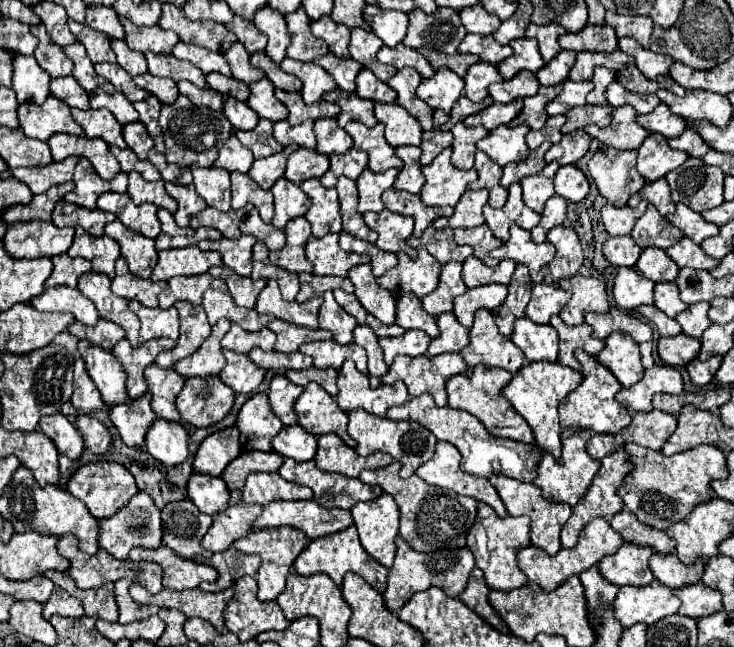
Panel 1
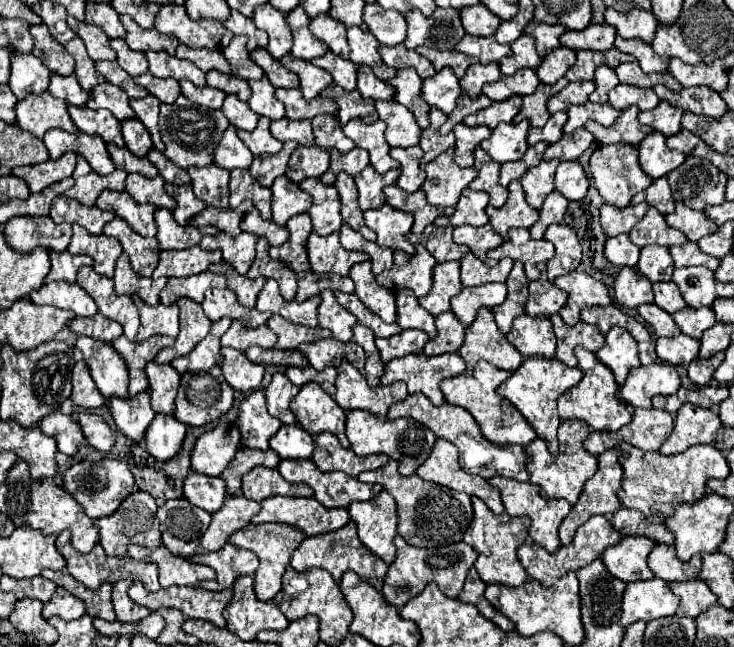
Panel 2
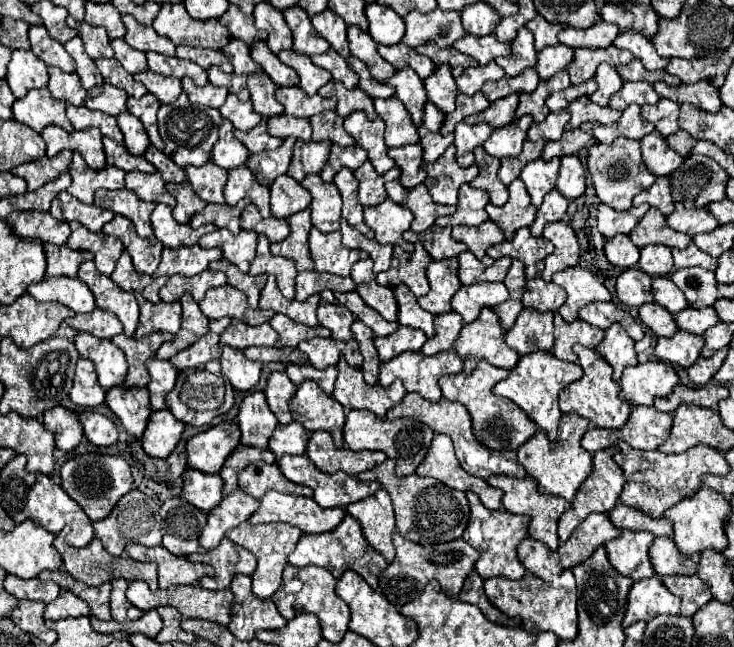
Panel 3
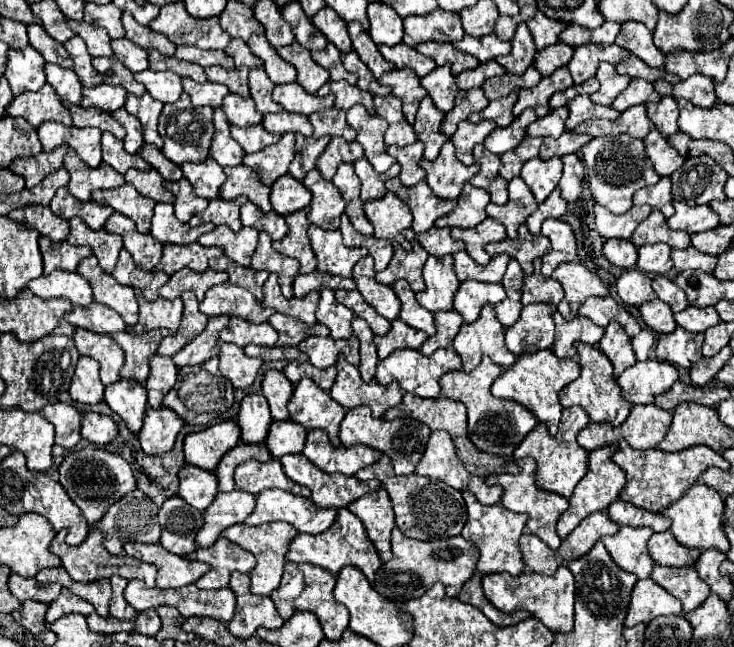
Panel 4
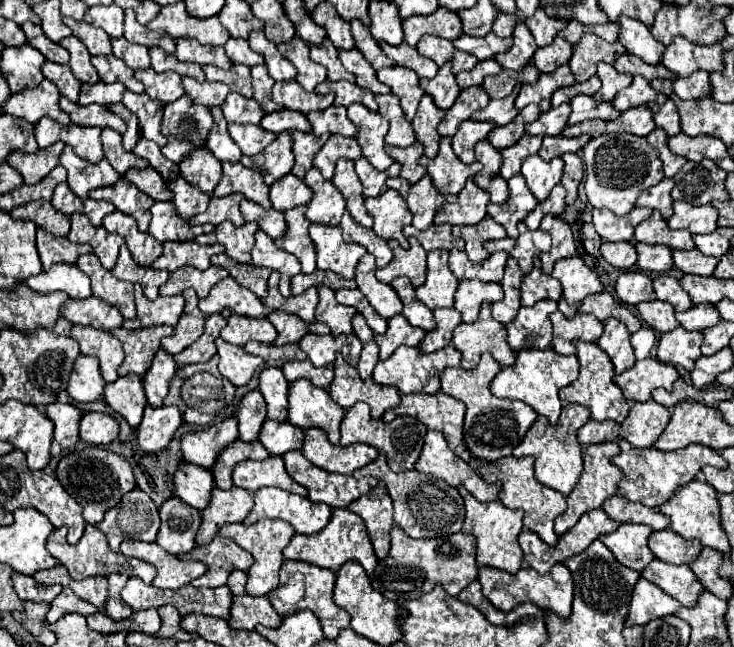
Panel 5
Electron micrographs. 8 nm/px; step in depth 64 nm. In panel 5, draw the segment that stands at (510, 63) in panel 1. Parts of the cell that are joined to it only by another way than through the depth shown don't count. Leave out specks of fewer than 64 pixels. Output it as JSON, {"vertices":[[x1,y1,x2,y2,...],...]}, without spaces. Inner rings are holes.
{"vertices":[[524,22,516,24,512,40,514,40,512,48,508,52,496,54,494,60,498,60,500,66,506,70,522,70,522,66,532,60,532,56,536,52,536,42,532,40,532,34,528,32]]}

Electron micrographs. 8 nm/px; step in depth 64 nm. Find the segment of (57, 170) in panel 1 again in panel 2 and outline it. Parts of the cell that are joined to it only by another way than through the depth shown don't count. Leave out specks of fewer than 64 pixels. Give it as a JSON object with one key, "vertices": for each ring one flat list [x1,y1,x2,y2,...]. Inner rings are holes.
{"vertices":[[68,152,68,154,60,156,58,160,46,160,44,164,14,168,12,174,22,178,28,184,30,192,36,194,36,192,42,192,44,188,48,188,50,184,72,176,74,166,76,166,76,154]]}

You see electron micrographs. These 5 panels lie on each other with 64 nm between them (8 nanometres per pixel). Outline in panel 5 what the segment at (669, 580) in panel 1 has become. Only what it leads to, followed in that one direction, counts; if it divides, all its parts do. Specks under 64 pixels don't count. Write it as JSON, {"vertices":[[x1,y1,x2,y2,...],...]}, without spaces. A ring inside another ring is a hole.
{"vertices":[[670,528,652,532,652,536,648,538,648,546,656,558,668,564,690,564,702,550,702,544,696,544,696,540,684,540]]}

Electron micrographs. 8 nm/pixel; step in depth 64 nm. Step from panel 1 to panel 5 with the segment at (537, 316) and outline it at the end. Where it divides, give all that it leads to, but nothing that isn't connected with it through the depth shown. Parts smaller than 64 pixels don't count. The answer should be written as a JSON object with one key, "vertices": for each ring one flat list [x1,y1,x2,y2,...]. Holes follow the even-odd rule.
{"vertices":[[538,256,534,260,534,270,524,276,520,290,522,290,522,306,532,306,544,298,558,302,562,296,560,282,542,272,542,262]]}

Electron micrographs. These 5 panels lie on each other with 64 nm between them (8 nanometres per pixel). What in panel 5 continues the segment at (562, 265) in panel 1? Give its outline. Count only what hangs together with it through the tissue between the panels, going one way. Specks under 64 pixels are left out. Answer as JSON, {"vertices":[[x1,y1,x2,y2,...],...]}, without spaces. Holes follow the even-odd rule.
{"vertices":[[544,216,540,228,552,236,552,248,548,252,540,254,542,266,544,266,542,270,546,274,550,274,556,260,576,254,576,244,574,244,574,236,572,236,570,226,558,216]]}

